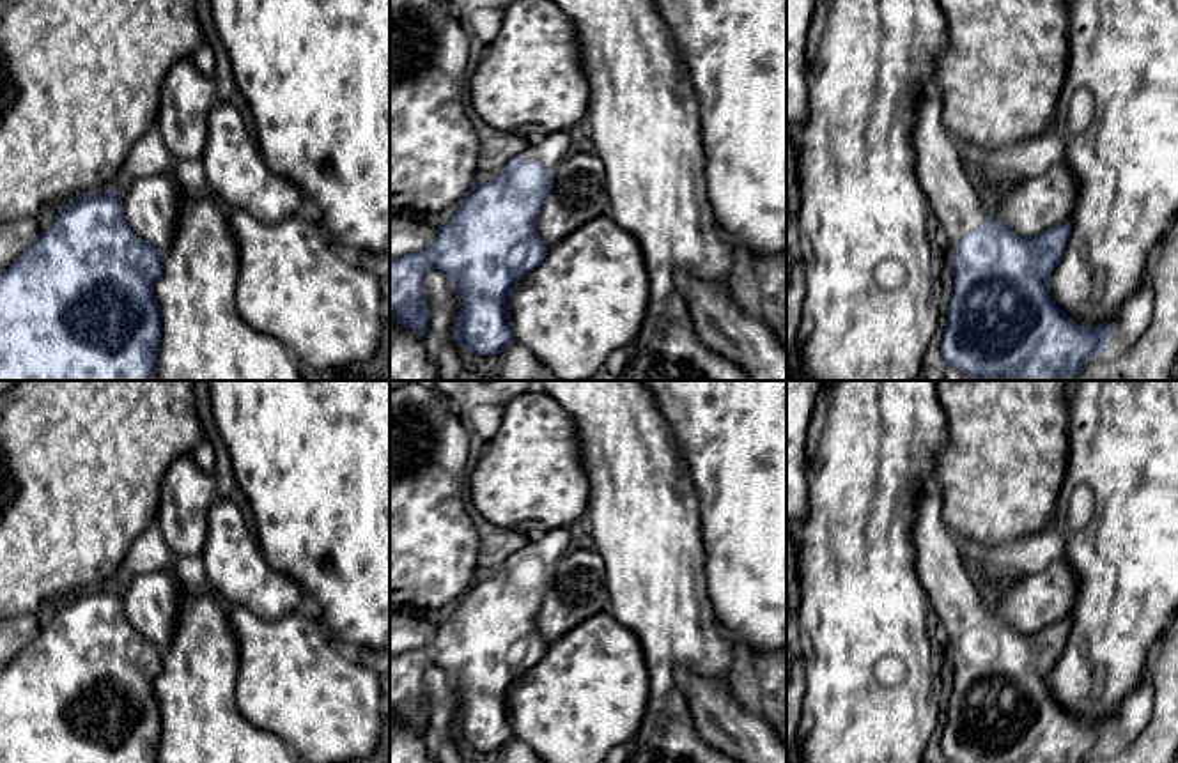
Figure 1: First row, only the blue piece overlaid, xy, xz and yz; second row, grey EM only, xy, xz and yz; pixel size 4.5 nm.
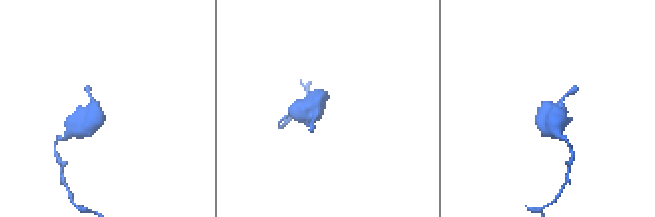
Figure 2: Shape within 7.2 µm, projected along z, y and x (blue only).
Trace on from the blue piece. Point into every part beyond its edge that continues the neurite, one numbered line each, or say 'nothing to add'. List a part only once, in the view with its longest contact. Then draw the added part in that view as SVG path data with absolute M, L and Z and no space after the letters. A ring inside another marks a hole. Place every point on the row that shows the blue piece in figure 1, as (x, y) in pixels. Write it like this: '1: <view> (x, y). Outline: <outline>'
1: yz (957, 202). Outline: M923 89L914 115L916 172L935 234L953 251L965 234L981 228L988 197L957 156L955 136L944 127L941 113L941 97Z

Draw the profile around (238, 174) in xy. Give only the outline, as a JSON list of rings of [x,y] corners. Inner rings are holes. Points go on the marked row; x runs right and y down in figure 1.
[[[230,101],[209,112],[204,172],[218,200],[264,223],[296,216],[305,200],[299,188],[275,173],[250,136],[244,119]]]

